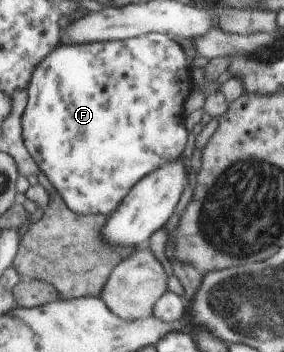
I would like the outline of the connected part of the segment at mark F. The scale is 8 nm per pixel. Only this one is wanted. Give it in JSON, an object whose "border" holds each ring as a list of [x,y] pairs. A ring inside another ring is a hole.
{"border":[[[150,32],[135,38],[123,40],[101,41],[88,43],[87,45],[61,46],[56,47],[33,72],[33,77],[28,87],[28,103],[21,119],[23,127],[23,139],[29,153],[37,161],[42,172],[53,182],[59,195],[67,202],[75,213],[83,215],[101,214],[108,215],[115,211],[119,204],[126,199],[127,192],[134,187],[146,173],[158,168],[159,165],[175,160],[187,141],[187,133],[183,127],[183,101],[193,89],[189,69],[187,69],[187,59],[181,51],[181,47],[175,43],[175,39],[169,38],[167,34]]]}

